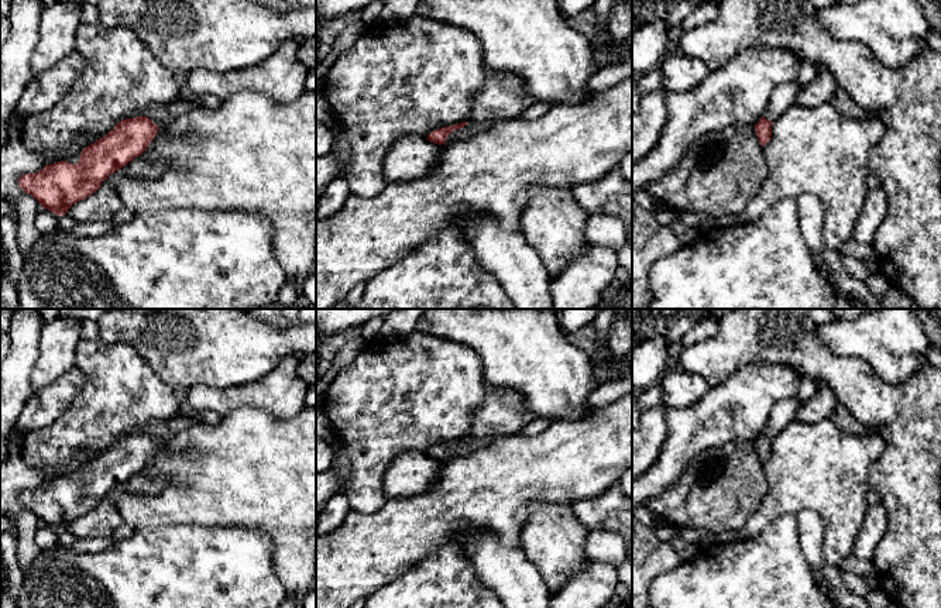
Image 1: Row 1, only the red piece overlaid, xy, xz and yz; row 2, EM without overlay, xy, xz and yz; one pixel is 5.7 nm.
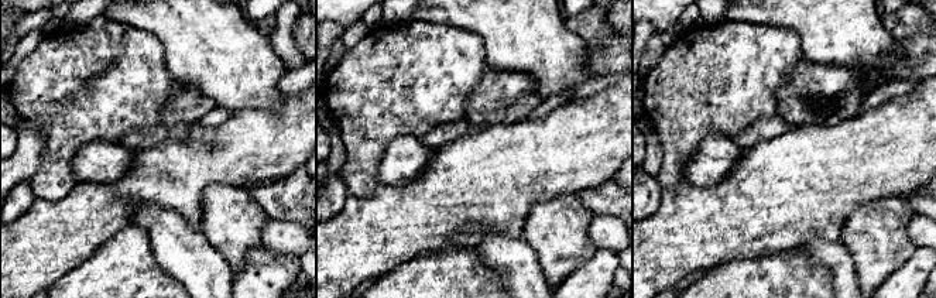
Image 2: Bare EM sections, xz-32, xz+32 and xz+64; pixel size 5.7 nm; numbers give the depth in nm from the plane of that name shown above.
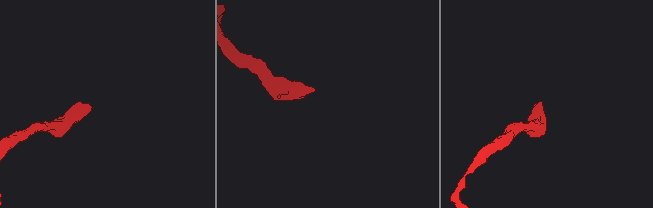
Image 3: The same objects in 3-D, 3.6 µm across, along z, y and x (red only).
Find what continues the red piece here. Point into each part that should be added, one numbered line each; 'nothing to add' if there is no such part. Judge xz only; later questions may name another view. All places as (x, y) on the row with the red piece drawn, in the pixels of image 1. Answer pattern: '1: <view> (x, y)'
1: xz (471, 127)

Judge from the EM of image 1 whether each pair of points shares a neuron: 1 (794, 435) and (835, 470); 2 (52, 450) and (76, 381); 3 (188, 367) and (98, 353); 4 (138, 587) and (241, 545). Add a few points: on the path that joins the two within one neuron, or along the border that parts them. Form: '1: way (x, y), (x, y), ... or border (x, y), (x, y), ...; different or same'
1: way (804, 445), (826, 466); same
2: border (86, 377), (82, 390), (62, 414), (43, 426); different
3: border (114, 344), (129, 343), (167, 384); different
4: way (164, 584), (201, 584), (216, 569); same

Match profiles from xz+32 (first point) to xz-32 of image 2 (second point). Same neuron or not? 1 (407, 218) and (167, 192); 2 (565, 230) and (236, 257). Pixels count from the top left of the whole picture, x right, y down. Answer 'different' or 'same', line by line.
1: same
2: same

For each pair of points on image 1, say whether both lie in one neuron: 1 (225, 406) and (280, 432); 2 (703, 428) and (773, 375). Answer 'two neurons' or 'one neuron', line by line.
1: two neurons
2: one neuron

